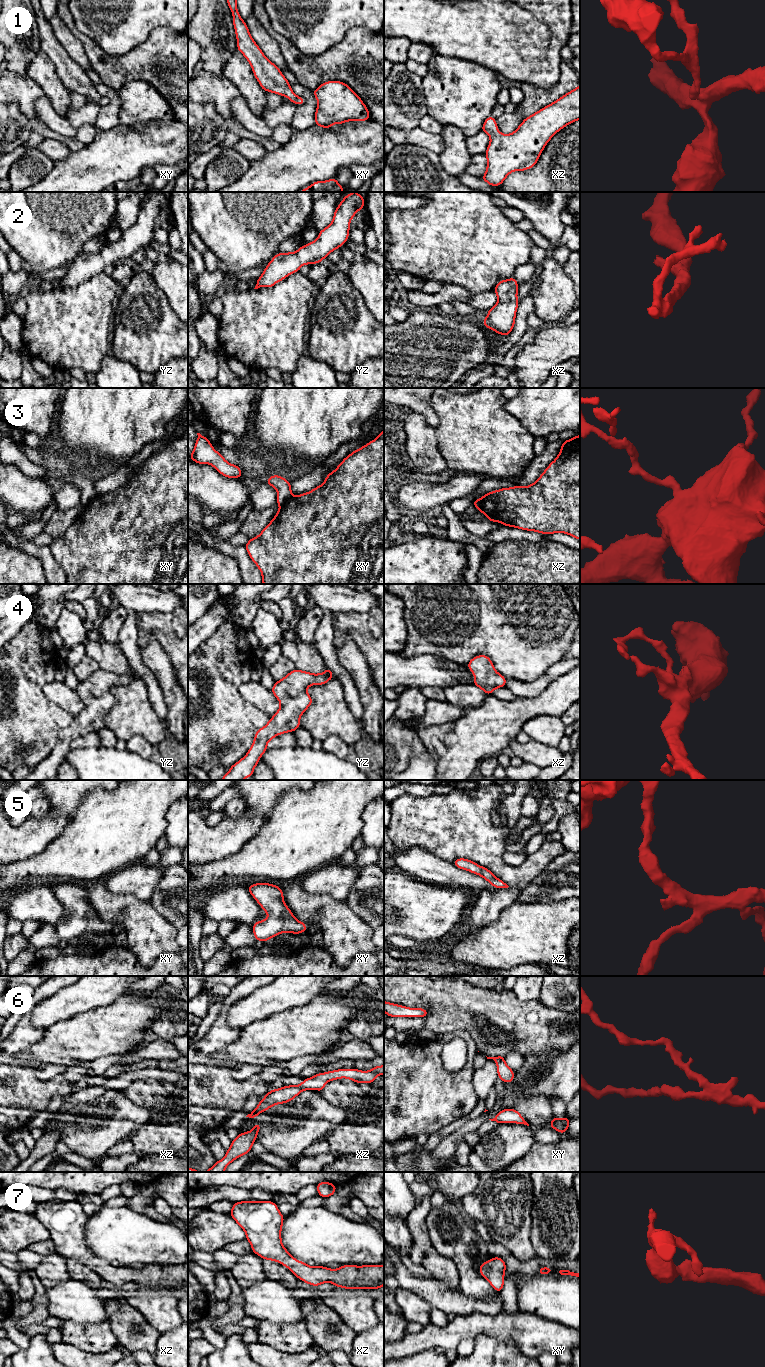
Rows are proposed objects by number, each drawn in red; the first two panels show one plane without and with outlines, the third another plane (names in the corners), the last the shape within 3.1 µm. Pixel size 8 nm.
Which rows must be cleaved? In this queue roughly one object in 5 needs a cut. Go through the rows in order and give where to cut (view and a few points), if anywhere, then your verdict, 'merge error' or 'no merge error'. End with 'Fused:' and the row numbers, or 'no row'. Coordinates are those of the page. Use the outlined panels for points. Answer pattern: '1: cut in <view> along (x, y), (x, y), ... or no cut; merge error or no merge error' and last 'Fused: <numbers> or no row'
1: no cut; no merge error
2: no cut; no merge error
3: cut in xy along (292, 495), (280, 506); merge error
4: no cut; no merge error
5: no cut; no merge error
6: no cut; no merge error
7: no cut; no merge error
Fused: 3

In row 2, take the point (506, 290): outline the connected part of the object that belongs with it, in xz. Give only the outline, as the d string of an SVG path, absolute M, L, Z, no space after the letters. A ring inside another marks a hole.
M514 276L499 281L494 288L498 302L488 310L487 317L482 320L486 328L506 337L513 330L518 308L518 286Z

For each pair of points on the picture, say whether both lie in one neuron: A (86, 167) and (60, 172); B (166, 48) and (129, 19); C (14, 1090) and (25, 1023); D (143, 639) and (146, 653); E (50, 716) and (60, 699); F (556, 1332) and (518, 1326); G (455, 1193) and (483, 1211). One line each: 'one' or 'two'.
A: one
B: two
C: one
D: two
E: two
F: one
G: two

